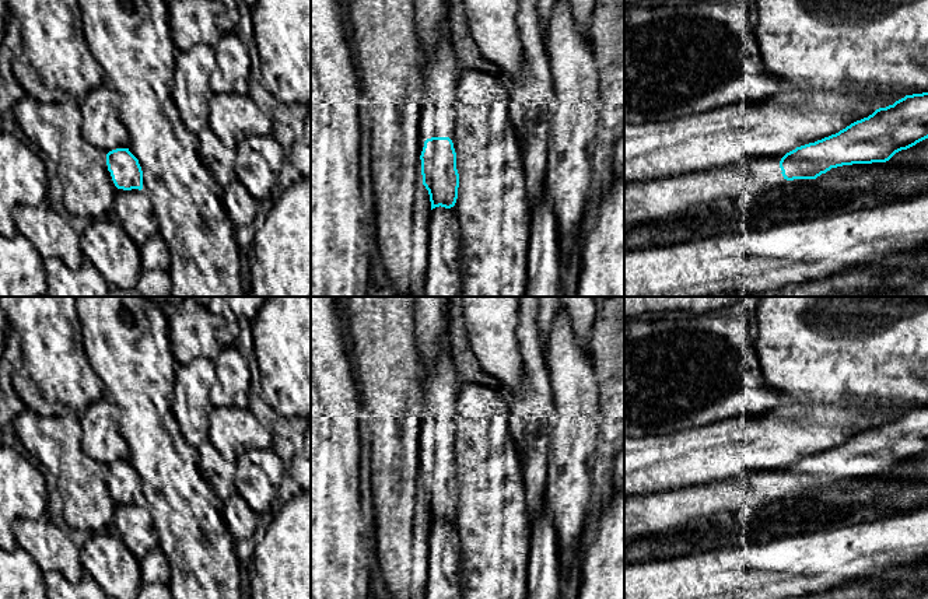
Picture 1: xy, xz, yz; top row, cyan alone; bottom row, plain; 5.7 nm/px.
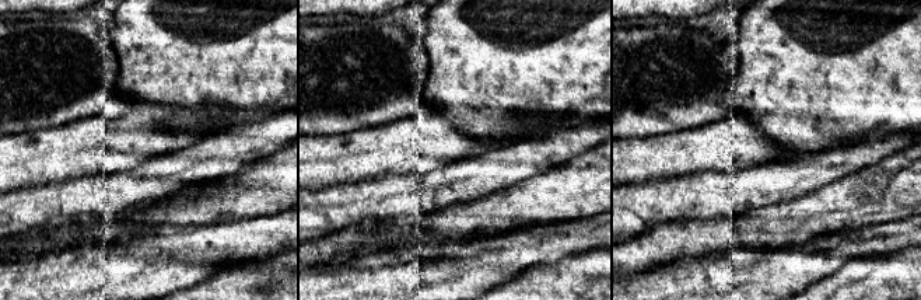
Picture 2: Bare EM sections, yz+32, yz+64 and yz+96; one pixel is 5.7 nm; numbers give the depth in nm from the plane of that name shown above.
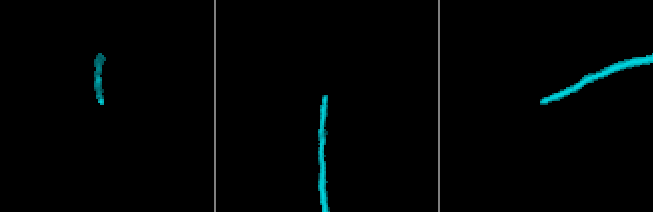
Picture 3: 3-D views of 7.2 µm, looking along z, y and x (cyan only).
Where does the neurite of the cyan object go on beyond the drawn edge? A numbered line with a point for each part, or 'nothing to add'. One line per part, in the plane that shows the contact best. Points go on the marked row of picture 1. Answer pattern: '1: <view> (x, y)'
1: xz (441, 74)

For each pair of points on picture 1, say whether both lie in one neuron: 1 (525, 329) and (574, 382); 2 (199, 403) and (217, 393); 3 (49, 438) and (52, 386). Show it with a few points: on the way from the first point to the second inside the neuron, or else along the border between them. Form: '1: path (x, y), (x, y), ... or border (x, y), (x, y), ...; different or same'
1: border (545, 358), (552, 391); different
2: border (216, 365), (216, 381), (210, 389), (212, 405); different
3: border (25, 407), (44, 416), (76, 416), (79, 419); different

